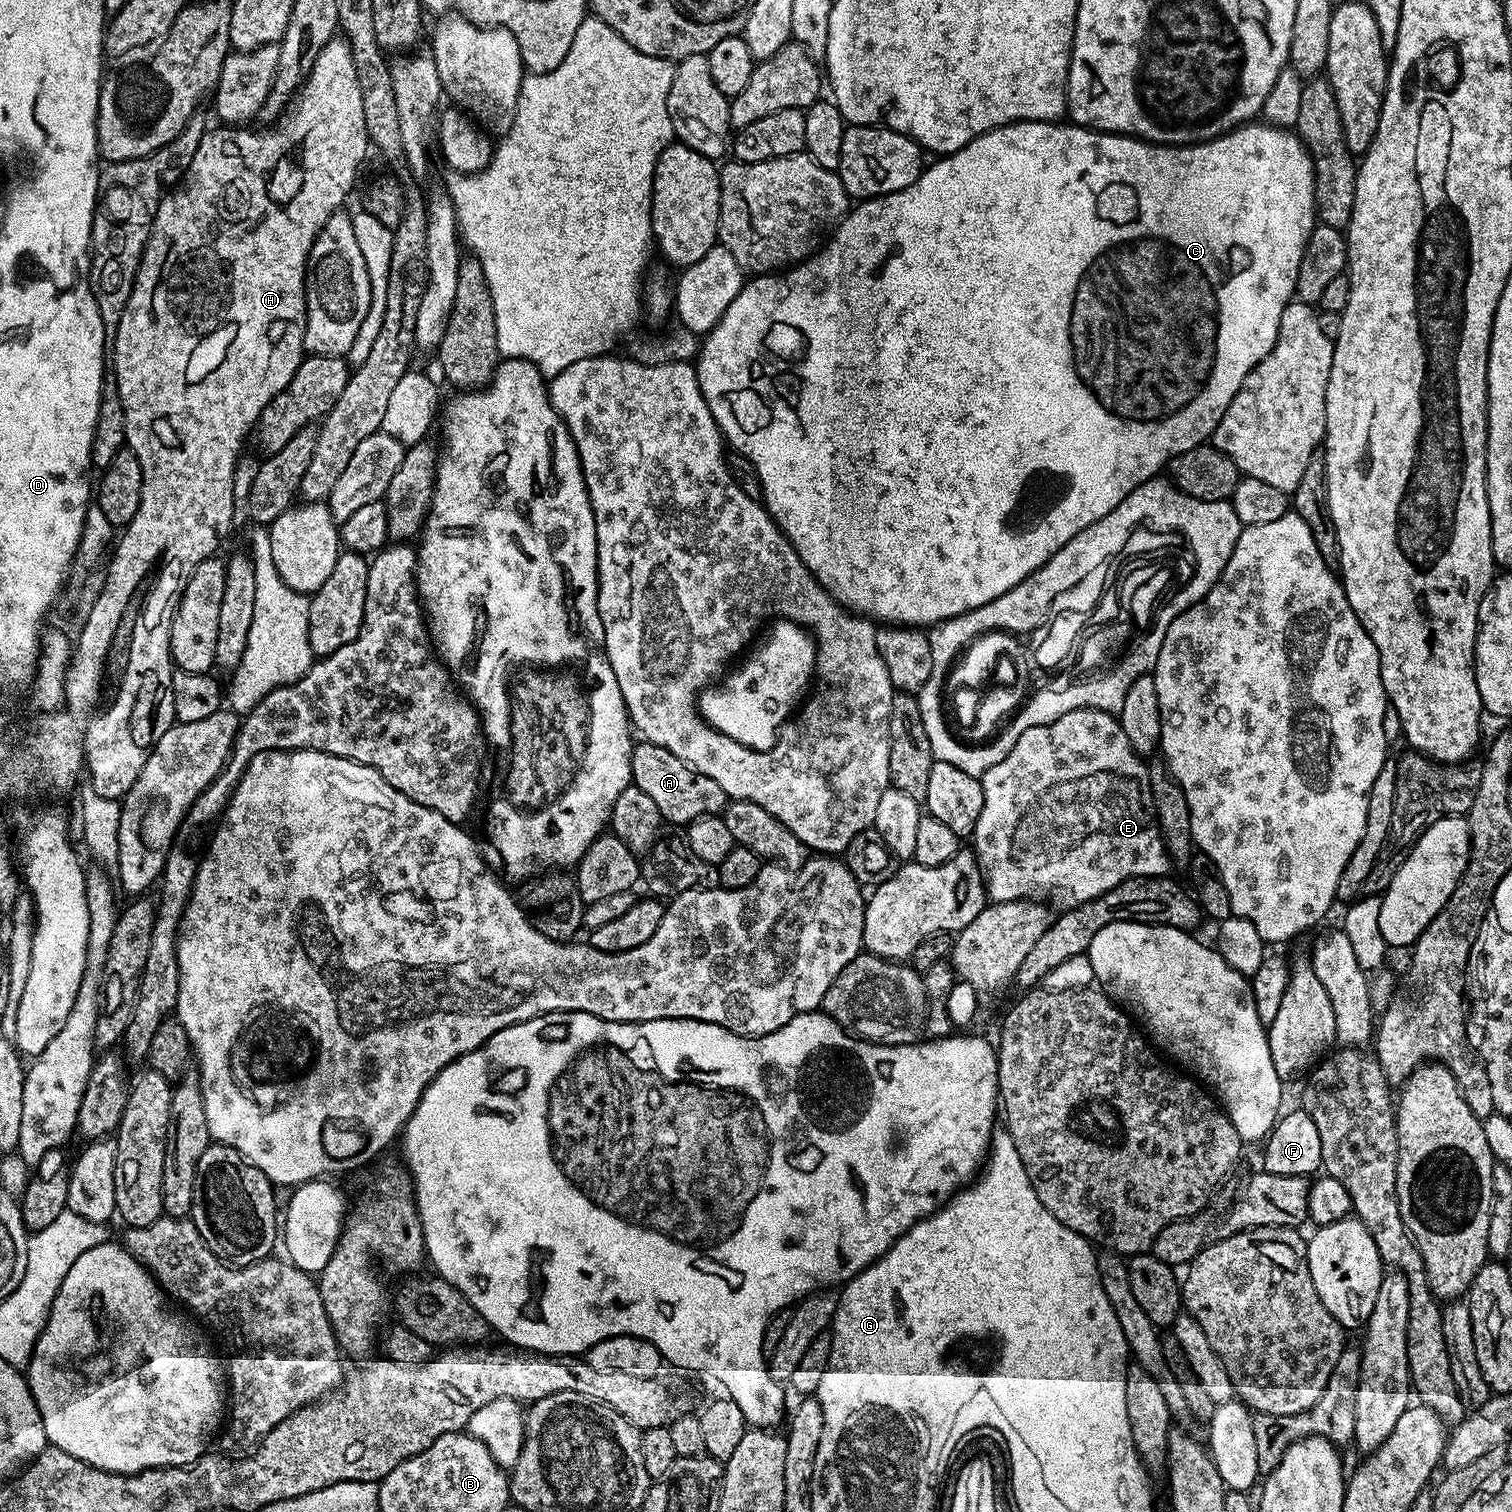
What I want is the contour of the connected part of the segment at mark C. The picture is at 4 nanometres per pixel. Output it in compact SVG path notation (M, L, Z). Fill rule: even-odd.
M1021 120L1021 121L1020 121L1020 123L1018 123L1018 124L1007 124L1007 125L1006 125L1006 126L1002 126L1002 127L1001 127L1001 128L995 128L995 129L994 129L994 130L990 130L990 131L989 131L989 132L987 132L987 133L986 133L986 134L982 134L982 135L981 135L981 136L979 136L979 137L978 137L978 138L974 138L974 139L973 139L973 140L972 140L972 141L971 141L971 142L970 142L970 143L969 143L969 144L967 144L967 146L966 146L966 147L964 147L964 148L959 148L959 150L958 150L958 151L957 151L957 152L950 152L950 153L947 153L947 154L944 154L944 155L941 155L941 156L940 156L940 157L939 157L939 159L937 159L937 160L940 160L940 161L938 161L938 162L937 162L937 164L932 164L932 163L929 163L929 164L928 164L928 165L927 165L927 167L925 167L925 168L924 168L924 169L923 169L923 171L921 171L921 174L920 174L920 177L919 177L919 178L917 178L917 180L915 180L915 182L913 182L913 183L912 183L912 184L911 184L911 185L910 185L910 186L906 186L906 187L905 187L905 188L903 188L903 189L902 189L902 190L898 190L898 191L897 191L897 192L891 192L891 193L890 193L890 194L886 194L886 195L885 195L885 196L873 196L873 197L871 197L871 198L864 198L864 199L861 199L861 200L860 200L860 201L859 201L859 203L857 203L857 204L860 204L860 205L858 205L858 206L857 206L857 208L856 208L856 205L855 205L855 207L853 207L853 208L852 208L852 209L851 209L851 211L849 211L849 213L848 213L848 215L847 215L847 216L845 216L845 217L844 217L844 219L843 219L843 220L841 220L841 221L840 221L840 223L839 223L839 224L837 224L837 225L836 225L836 227L835 227L835 229L834 229L834 231L833 231L833 232L832 232L832 233L831 233L831 235L829 235L829 236L828 236L828 237L827 237L827 240L826 240L826 243L825 243L825 244L824 244L824 245L823 245L823 247L821 247L821 248L820 248L820 249L819 249L819 250L817 250L817 251L815 251L815 252L813 252L813 253L812 253L812 255L811 255L811 256L809 256L809 257L808 257L808 259L807 259L807 260L801 260L801 261L800 261L800 263L799 263L799 264L797 264L797 265L795 265L795 266L792 266L792 267L789 267L789 268L788 268L788 269L787 269L787 270L780 270L780 271L777 271L777 272L776 272L776 273L775 273L775 274L756 274L756 275L753 275L753 276L752 276L752 277L751 277L751 279L749 279L749 280L748 280L748 281L747 281L747 283L745 283L745 286L744 286L744 289L743 289L743 290L741 290L741 292L740 292L740 293L739 293L739 294L738 294L738 298L734 298L734 302L730 302L730 306L726 306L726 314L722 314L722 318L721 318L721 319L720 319L720 320L719 320L719 321L718 321L718 323L717 323L717 324L715 324L715 326L713 326L713 327L712 327L712 331L711 331L711 332L709 332L709 333L707 333L707 335L705 335L705 336L704 336L704 337L703 337L703 340L702 340L702 343L701 343L701 345L700 345L700 351L699 351L699 353L698 353L698 359L697 359L697 360L696 360L696 361L695 361L695 364L694 364L694 367L695 367L695 369L696 369L696 376L697 376L697 378L699 378L699 380L700 380L700 389L701 389L701 390L702 390L702 394L703 394L703 395L704 395L704 397L705 397L705 398L706 398L706 402L707 402L707 403L708 403L708 405L709 405L709 406L710 406L710 414L714 414L714 418L715 418L715 419L716 419L716 424L717 424L717 425L718 425L718 426L719 426L719 427L720 427L720 431L721 431L721 433L722 433L722 435L723 435L723 437L724 437L724 439L725 439L725 441L727 441L727 443L728 443L728 444L729 444L729 445L731 445L731 447L732 447L732 444L733 444L733 446L734 446L734 447L732 447L732 448L733 448L733 449L735 449L735 451L736 451L736 452L737 452L737 453L740 453L740 454L741 454L741 455L743 455L743 456L745 456L745 457L746 457L746 458L748 458L748 459L749 459L749 460L750 460L750 462L752 462L752 463L753 463L753 464L754 464L754 469L755 469L755 470L756 470L756 471L757 471L757 474L758 474L758 478L759 478L759 479L760 479L760 482L761 482L761 490L762 490L762 492L763 492L763 499L762 499L762 503L763 503L763 505L764 505L764 507L765 507L765 508L767 508L767 509L768 509L768 512L769 512L769 514L771 514L771 516L772 516L772 519L773 519L773 520L775 520L775 521L776 521L776 524L777 524L777 526L778 526L778 527L780 527L780 528L781 528L781 529L782 529L782 531L784 531L784 533L785 533L785 534L786 534L786 538L787 538L787 539L788 539L788 540L789 540L789 542L790 542L790 543L792 543L792 545L793 545L793 546L794 546L794 550L798 550L798 554L799 554L799 555L800 555L800 557L801 557L801 558L802 558L802 562L806 562L806 566L807 566L807 567L808 567L808 568L809 568L809 570L810 570L810 571L812 571L812 573L813 573L813 574L814 574L814 576L815 576L815 578L816 578L816 581L817 581L817 582L818 582L818 583L819 583L819 584L821 584L821 585L822 585L822 587L823 587L823 588L824 588L824 589L826 589L826 591L828 591L828 592L829 592L829 593L830 593L830 594L831 594L831 596L832 596L832 597L833 597L833 598L834 598L834 599L836 599L836 601L838 601L838 603L840 603L840 604L842 604L842 605L844 605L844 607L845 607L845 608L847 608L847 609L848 609L848 611L850 611L850 612L855 612L855 613L857 613L857 614L859 614L859 615L861 615L861 616L866 616L866 617L869 617L869 618L871 618L871 619L872 619L872 620L873 620L873 621L876 621L876 622L883 622L883 623L884 623L884 624L885 624L885 625L889 625L889 624L903 624L903 625L905 625L905 626L935 626L935 625L937 625L937 624L940 624L940 623L942 623L942 621L943 621L943 620L949 620L949 619L950 619L950 618L954 618L954 617L955 617L955 616L961 616L961 615L962 615L962 614L966 614L966 613L967 613L967 612L969 612L969 611L970 611L970 610L974 610L974 609L975 609L975 608L977 608L977 607L978 607L978 606L986 606L986 602L994 602L994 598L1002 598L1002 594L1006 594L1006 593L1007 593L1007 592L1009 592L1009 591L1010 591L1010 590L1014 590L1014 586L1018 586L1018 585L1019 585L1019 584L1021 584L1021 582L1022 582L1022 581L1024 581L1024 580L1027 580L1027 579L1028 579L1028 577L1029 577L1029 576L1033 576L1033 575L1034 575L1034 573L1036 573L1036 571L1038 571L1038 570L1039 570L1039 569L1040 569L1040 568L1041 568L1041 566L1043 566L1043 565L1044 565L1044 564L1045 564L1045 563L1046 563L1046 562L1050 562L1050 558L1054 558L1054 554L1058 554L1058 550L1062 550L1062 546L1066 546L1066 542L1070 542L1070 541L1071 541L1071 540L1072 540L1072 539L1073 539L1073 538L1074 538L1074 537L1075 537L1075 536L1077 536L1077 535L1078 535L1078 534L1082 534L1082 530L1086 530L1086 526L1094 526L1094 522L1098 522L1098 521L1099 521L1099 520L1101 520L1101 519L1102 519L1102 518L1106 518L1106 514L1110 514L1110 510L1114 510L1114 506L1118 506L1118 505L1119 505L1119 504L1121 504L1121 503L1122 503L1122 501L1123 501L1123 500L1124 500L1124 499L1126 499L1126 498L1127 498L1127 496L1129 496L1129 495L1130 495L1130 494L1131 494L1131 492L1133 492L1133 491L1134 491L1134 489L1135 489L1135 488L1137 488L1137 486L1139 486L1139 485L1140 485L1140 484L1145 484L1145 482L1146 482L1146 481L1148 481L1148 480L1151 480L1151 479L1153 479L1153 477L1155 477L1155 476L1156 476L1156 475L1157 475L1157 473L1159 473L1159 472L1156 472L1156 471L1158 471L1158 470L1159 470L1159 468L1160 468L1160 467L1162 467L1162 466L1163 466L1163 464L1164 464L1164 467L1165 467L1165 465L1167 465L1167 464L1168 464L1168 463L1169 463L1169 462L1170 462L1170 461L1171 461L1171 460L1173 460L1173 459L1174 459L1174 458L1175 458L1175 457L1176 457L1176 456L1177 456L1177 455L1178 455L1178 454L1182 454L1182 453L1183 453L1183 452L1185 452L1185 451L1186 451L1186 450L1190 450L1190 449L1191 449L1191 448L1197 448L1197 446L1199 446L1199 444L1202 444L1202 443L1205 443L1205 441L1207 441L1207 440L1208 440L1208 439L1209 439L1209 437L1211 437L1211 434L1212 434L1212 432L1213 432L1213 431L1214 431L1214 430L1215 430L1215 429L1216 429L1216 427L1217 427L1217 426L1218 426L1218 422L1219 422L1219 421L1220 421L1220 419L1221 419L1221 418L1222 418L1222 414L1226 414L1226 406L1230 406L1230 402L1231 402L1231 401L1232 401L1232 399L1233 399L1233 398L1234 398L1234 394L1238 394L1238 390L1239 390L1239 389L1240 389L1240 387L1241 387L1241 386L1242 386L1242 382L1243 382L1243 381L1244 381L1244 380L1245 380L1245 378L1247 378L1247 377L1248 377L1248 375L1249 375L1249 374L1250 374L1250 370L1254 370L1254 369L1255 369L1255 368L1256 368L1256 367L1257 367L1257 366L1258 366L1258 362L1259 362L1259 361L1260 361L1260 360L1261 360L1261 359L1262 359L1262 358L1266 358L1266 354L1270 354L1270 350L1271 350L1271 349L1272 349L1272 347L1273 347L1273 346L1274 346L1274 342L1275 342L1275 341L1276 341L1276 339L1277 339L1277 338L1278 338L1278 326L1279 326L1279 325L1280 325L1280 323L1281 323L1281 322L1282 322L1282 310L1286 310L1286 306L1287 306L1287 305L1288 305L1288 304L1290 304L1290 303L1292 303L1292 301L1293 301L1293 299L1294 299L1294 297L1295 297L1295 294L1296 294L1296 283L1297 283L1297 282L1298 282L1298 270L1299 270L1299 269L1300 269L1300 267L1301 267L1301 266L1302 266L1302 254L1303 254L1303 253L1304 253L1304 251L1305 251L1305 250L1306 250L1306 242L1307 242L1307 241L1308 241L1308 239L1309 239L1309 238L1310 238L1310 234L1311 234L1311 233L1312 233L1312 229L1313 229L1313 228L1315 228L1315 227L1316 227L1316 225L1317 225L1317 223L1318 223L1318 221L1317 221L1317 218L1316 218L1316 203L1315 203L1315 202L1314 202L1314 178L1315 178L1315 177L1316 177L1316 171L1315 171L1315 170L1314 170L1314 166L1313 166L1313 165L1312 165L1312 159L1311 159L1311 158L1310 158L1310 154L1309 154L1309 153L1308 153L1308 149L1307 149L1307 148L1305 148L1305 147L1304 147L1304 144L1303 144L1303 143L1302 143L1302 141L1301 141L1301 140L1300 140L1300 137L1299 137L1299 136L1297 136L1297 135L1296 135L1296 133L1295 133L1295 131L1292 131L1292 130L1285 130L1285 129L1283 129L1283 128L1279 128L1279 127L1276 127L1276 126L1274 126L1274 125L1272 125L1272 124L1270 124L1270 123L1267 123L1267 122L1249 122L1249 123L1247 123L1247 124L1241 124L1241 125L1240 125L1240 127L1239 127L1239 128L1233 128L1233 129L1232 129L1232 131L1231 131L1231 132L1228 132L1228 133L1226 133L1226 135L1225 135L1225 136L1219 136L1219 137L1218 137L1218 138L1214 138L1214 139L1213 139L1213 140L1203 140L1203 141L1202 141L1202 142L1201 142L1201 143L1200 143L1200 144L1181 144L1181 145L1179 145L1179 146L1177 146L1177 145L1174 145L1174 144L1150 144L1150 143L1148 143L1148 141L1146 141L1146 140L1138 140L1138 139L1136 139L1136 137L1134 137L1134 136L1117 136L1117 135L1116 135L1116 133L1114 133L1114 132L1096 132L1096 131L1095 131L1095 130L1094 130L1094 129L1092 129L1092 128L1082 128L1082 127L1079 127L1079 126L1077 126L1077 125L1075 125L1075 124L1073 124L1073 123L1071 123L1071 122L1049 122L1049 121L1046 121L1046 120Z

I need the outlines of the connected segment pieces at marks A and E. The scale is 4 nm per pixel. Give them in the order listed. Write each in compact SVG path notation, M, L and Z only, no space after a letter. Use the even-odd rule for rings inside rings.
M640 742L632 749L632 783L658 805L661 821L672 826L687 826L703 816L719 816L730 802L722 786L706 774L698 774L682 758L674 758L670 750Z
M1079 708L1062 714L1049 724L1030 726L1014 742L1010 754L1002 762L994 762L990 770L979 777L982 786L982 814L970 837L971 847L984 874L986 896L1001 904L1015 900L1043 901L1046 898L1046 878L1054 878L1054 866L1068 858L1076 842L1092 834L1092 858L1080 858L1080 882L1064 886L1064 906L1085 904L1114 886L1136 876L1169 875L1170 857L1164 849L1156 807L1152 804L1149 765L1130 746L1126 730L1111 712L1097 708Z

